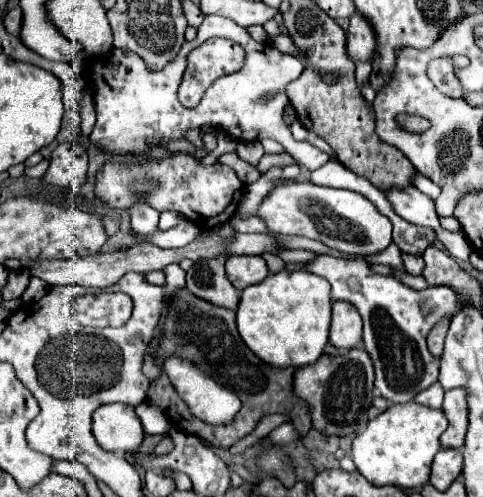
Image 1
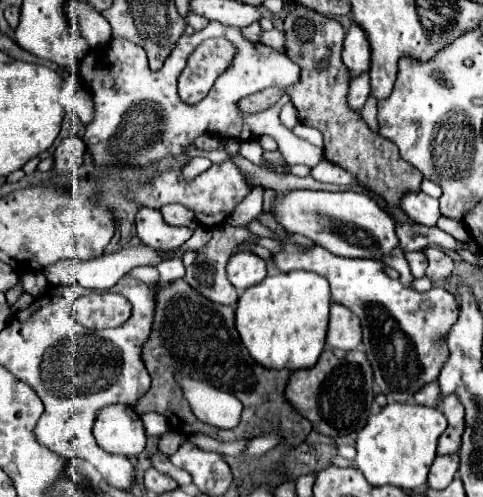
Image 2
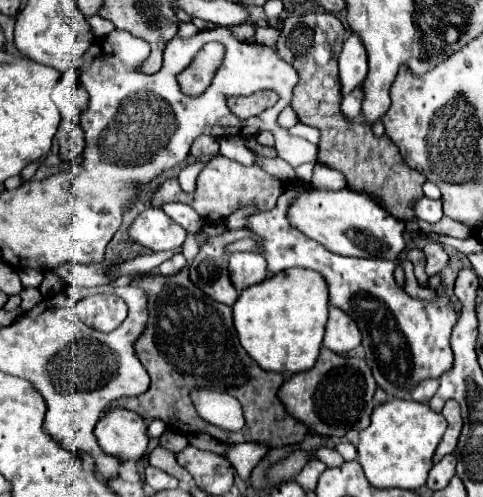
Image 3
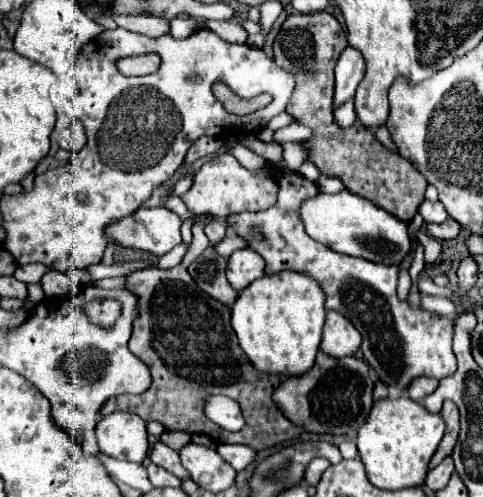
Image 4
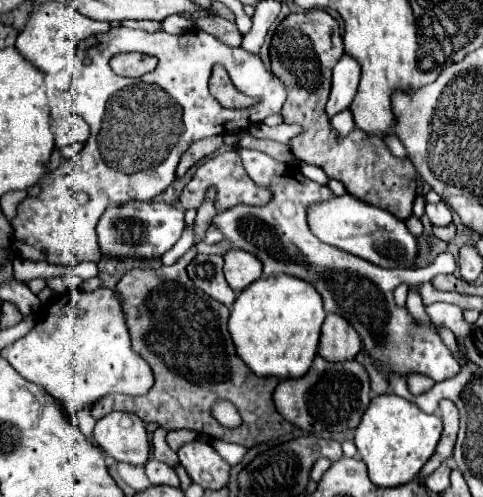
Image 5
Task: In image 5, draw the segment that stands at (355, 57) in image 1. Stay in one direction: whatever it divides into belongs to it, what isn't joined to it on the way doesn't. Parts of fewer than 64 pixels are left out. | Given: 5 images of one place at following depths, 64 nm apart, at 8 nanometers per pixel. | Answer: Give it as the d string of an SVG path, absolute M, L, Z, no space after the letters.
M344 54L332 72L332 92L326 104L328 118L350 108L358 90L358 80L360 80L360 66L356 64L356 60L352 60L352 56Z

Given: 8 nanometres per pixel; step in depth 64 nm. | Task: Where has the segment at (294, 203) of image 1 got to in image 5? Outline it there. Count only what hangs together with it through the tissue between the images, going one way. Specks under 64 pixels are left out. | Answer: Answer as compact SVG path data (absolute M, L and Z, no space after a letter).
M350 194L312 206L312 210L308 210L308 224L320 240L384 268L412 268L418 258L418 238L402 220L382 208L364 204Z

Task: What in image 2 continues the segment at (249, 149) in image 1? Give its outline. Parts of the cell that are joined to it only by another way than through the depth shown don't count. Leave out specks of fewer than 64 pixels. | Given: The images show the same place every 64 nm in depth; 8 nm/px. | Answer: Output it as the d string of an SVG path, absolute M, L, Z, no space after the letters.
M248 140L248 142L240 142L240 154L244 158L248 158L252 164L258 164L262 166L264 164L264 158L262 158L262 148L256 140Z

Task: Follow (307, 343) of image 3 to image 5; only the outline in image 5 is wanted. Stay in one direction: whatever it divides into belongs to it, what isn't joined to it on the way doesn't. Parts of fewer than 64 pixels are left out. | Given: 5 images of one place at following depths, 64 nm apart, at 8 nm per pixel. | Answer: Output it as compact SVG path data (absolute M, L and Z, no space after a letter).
M280 274L260 278L240 292L230 312L228 332L236 346L236 354L256 376L276 376L280 380L300 378L308 372L316 356L324 318L322 298L312 284Z

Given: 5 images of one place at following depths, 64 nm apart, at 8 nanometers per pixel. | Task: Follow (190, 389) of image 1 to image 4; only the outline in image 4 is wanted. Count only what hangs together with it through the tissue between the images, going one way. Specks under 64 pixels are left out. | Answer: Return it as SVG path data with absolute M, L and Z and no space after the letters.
M212 396L206 402L206 416L216 422L220 428L238 432L244 426L240 406L228 396Z

